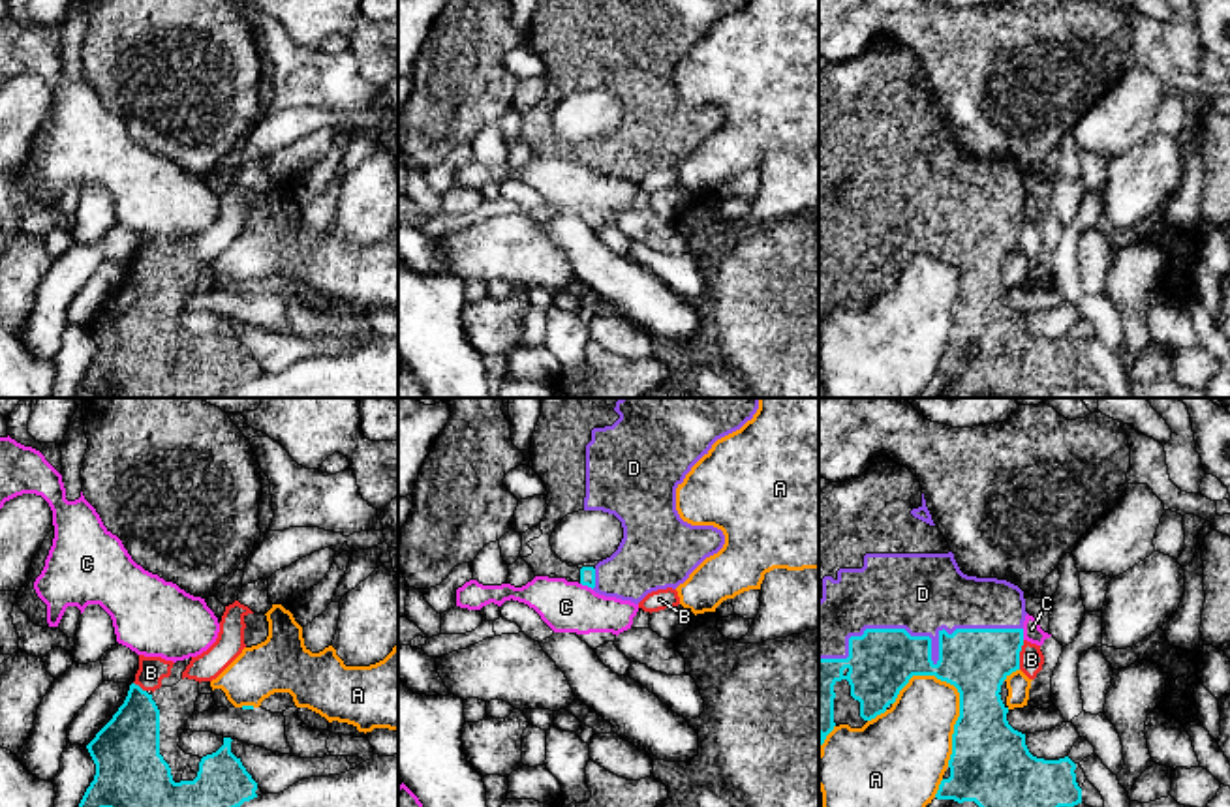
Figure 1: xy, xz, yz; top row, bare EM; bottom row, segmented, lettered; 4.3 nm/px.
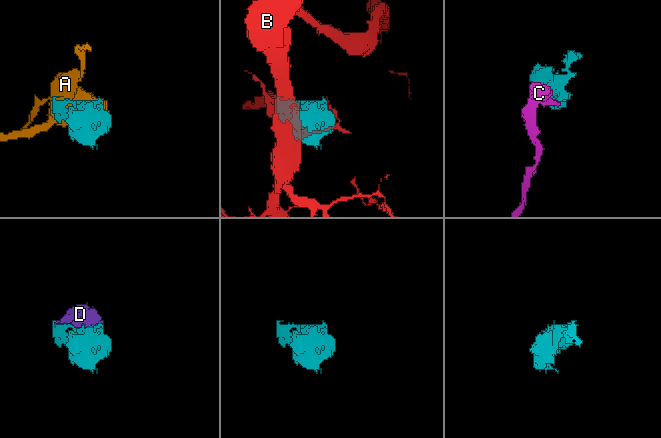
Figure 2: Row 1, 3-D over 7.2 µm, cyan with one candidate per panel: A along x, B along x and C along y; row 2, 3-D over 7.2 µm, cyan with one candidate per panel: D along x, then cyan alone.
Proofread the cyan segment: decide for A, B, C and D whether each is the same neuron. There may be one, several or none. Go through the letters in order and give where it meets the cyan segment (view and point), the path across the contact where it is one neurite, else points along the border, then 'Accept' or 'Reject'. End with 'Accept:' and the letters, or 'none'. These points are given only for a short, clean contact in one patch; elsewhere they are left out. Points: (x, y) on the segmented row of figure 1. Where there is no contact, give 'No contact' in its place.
A: Touches cyan at yz (960, 706). Reject
B: Touches cyan at yz (1018, 655). Reject
C: Touches cyan at xz (586, 584). Boundary: xz (581, 582), (592, 590). Reject
D: Touches cyan at yz (930, 642). Accept
Accept: D

